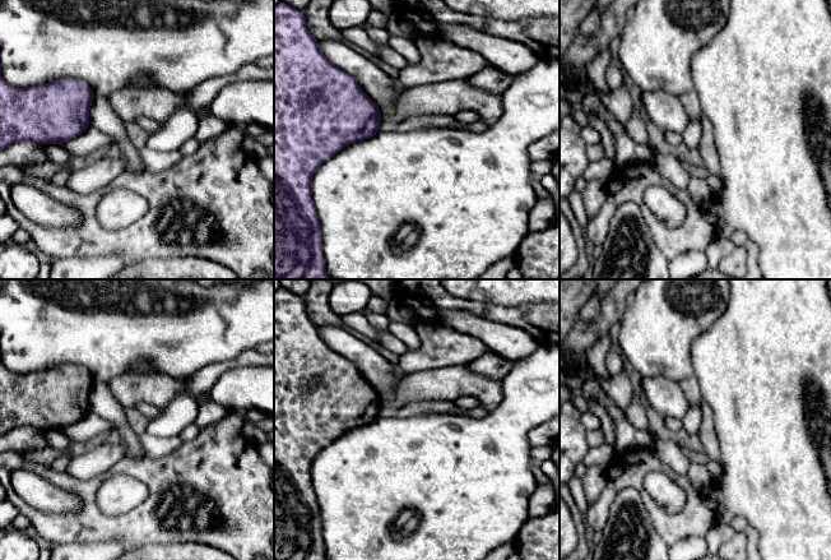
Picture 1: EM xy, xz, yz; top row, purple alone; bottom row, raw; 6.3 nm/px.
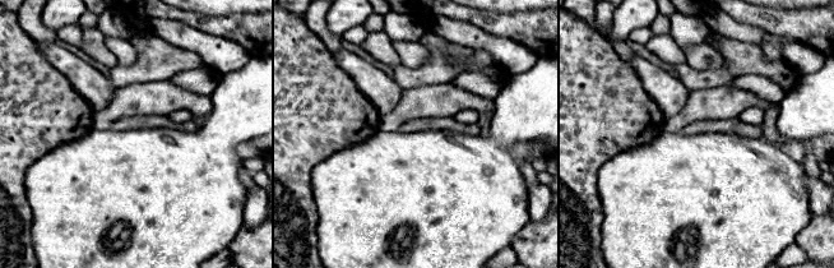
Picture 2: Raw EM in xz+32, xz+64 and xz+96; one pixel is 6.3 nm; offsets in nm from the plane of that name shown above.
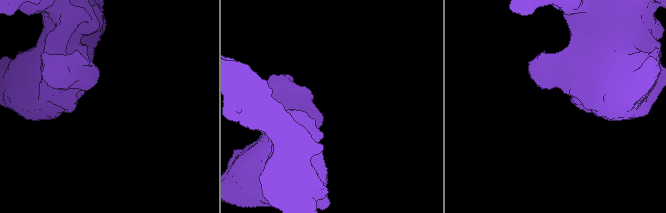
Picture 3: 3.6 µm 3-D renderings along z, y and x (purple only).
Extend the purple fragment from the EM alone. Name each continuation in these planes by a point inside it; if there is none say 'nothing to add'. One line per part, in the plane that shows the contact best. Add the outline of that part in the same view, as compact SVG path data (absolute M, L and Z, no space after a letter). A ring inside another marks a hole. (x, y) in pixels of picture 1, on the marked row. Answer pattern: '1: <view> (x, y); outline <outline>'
nothing to add

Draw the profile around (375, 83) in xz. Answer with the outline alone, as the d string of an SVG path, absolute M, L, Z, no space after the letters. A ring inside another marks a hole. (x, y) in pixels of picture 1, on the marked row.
M316 38L316 42L328 60L352 75L379 107L395 99L398 89L395 80L370 60L349 48L344 41Z

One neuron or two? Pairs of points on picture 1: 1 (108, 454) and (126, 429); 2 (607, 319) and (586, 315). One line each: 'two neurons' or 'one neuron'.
1: two neurons
2: two neurons

